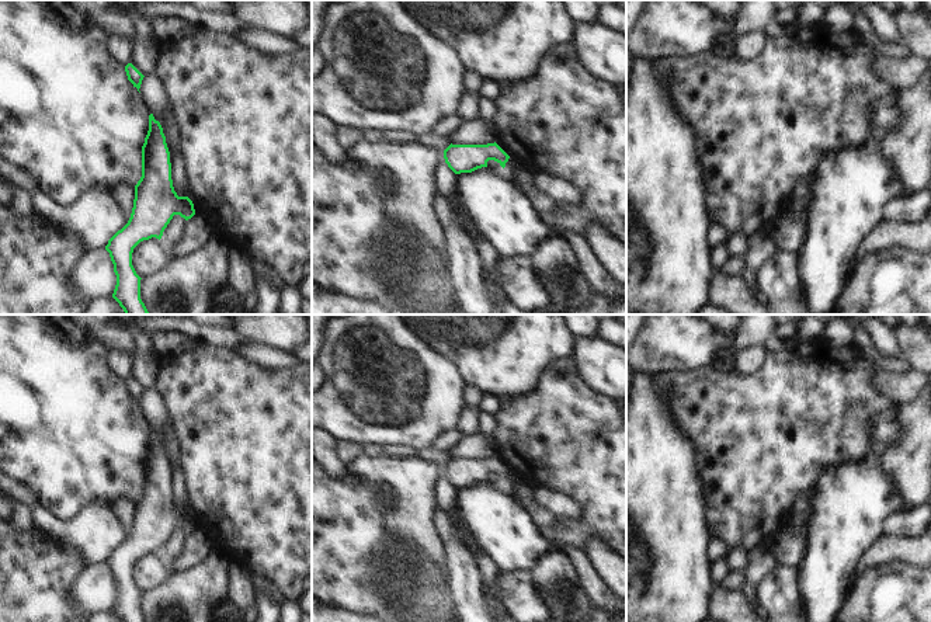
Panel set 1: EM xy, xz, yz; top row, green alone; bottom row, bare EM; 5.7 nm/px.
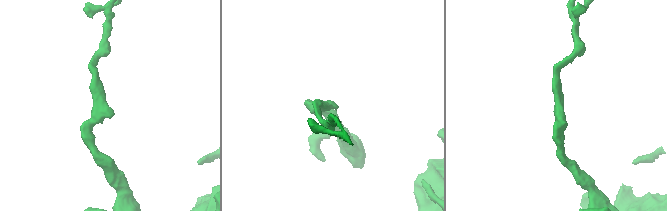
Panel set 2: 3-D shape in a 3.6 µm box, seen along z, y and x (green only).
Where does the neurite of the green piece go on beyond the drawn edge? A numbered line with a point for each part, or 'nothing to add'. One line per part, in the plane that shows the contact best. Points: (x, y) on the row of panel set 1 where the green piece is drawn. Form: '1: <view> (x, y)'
nothing to add

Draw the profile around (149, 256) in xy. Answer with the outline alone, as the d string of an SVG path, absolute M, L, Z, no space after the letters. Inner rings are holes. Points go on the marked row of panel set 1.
M156 237L140 241L132 253L132 265L140 278L160 271L169 261L167 246Z

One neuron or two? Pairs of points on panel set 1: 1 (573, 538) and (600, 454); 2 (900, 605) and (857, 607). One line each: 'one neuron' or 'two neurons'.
1: one neuron
2: one neuron

